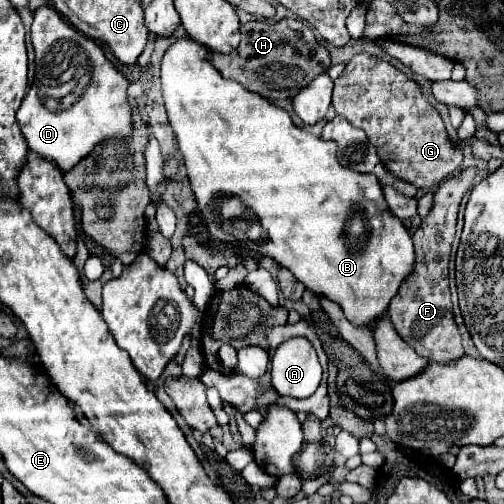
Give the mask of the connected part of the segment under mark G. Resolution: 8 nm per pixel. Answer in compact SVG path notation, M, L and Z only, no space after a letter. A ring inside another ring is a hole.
M369 53L355 55L347 63L343 77L335 79L333 109L337 111L337 115L343 115L351 125L355 125L367 133L369 141L377 147L379 159L397 179L407 181L407 183L415 185L417 189L433 189L461 167L463 149L451 141L441 115L431 107L427 97L421 93L421 85L417 81L409 79L407 73L399 71L395 65L391 65L383 59L377 59Z

